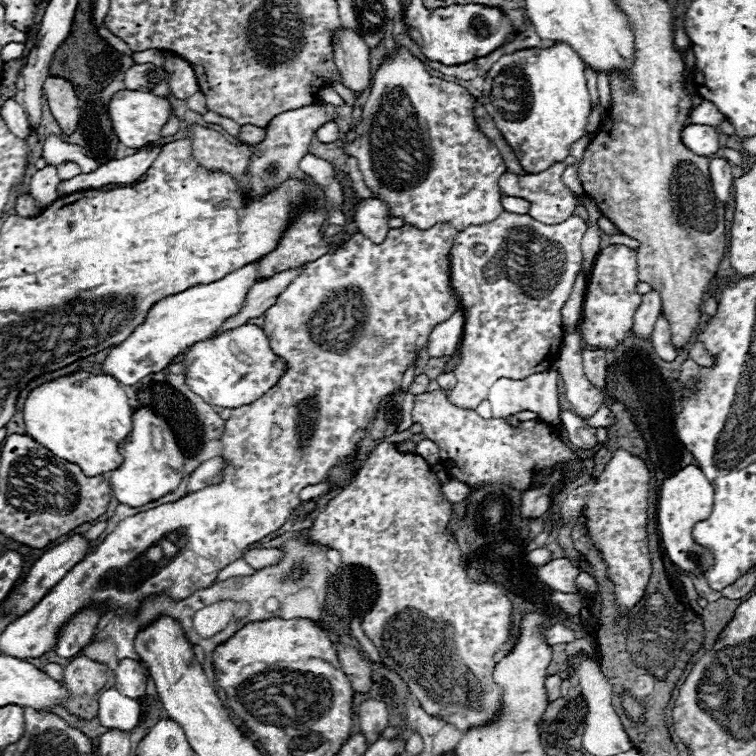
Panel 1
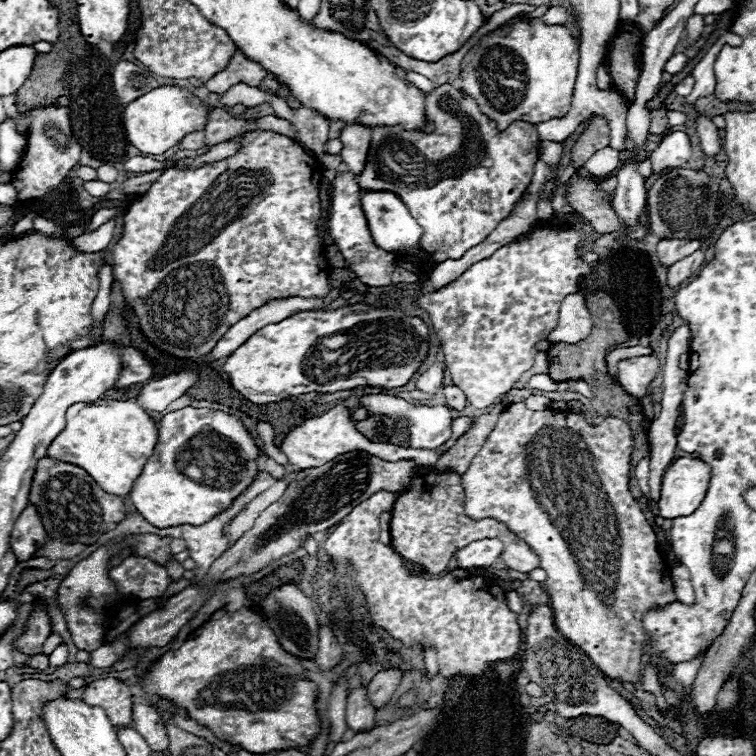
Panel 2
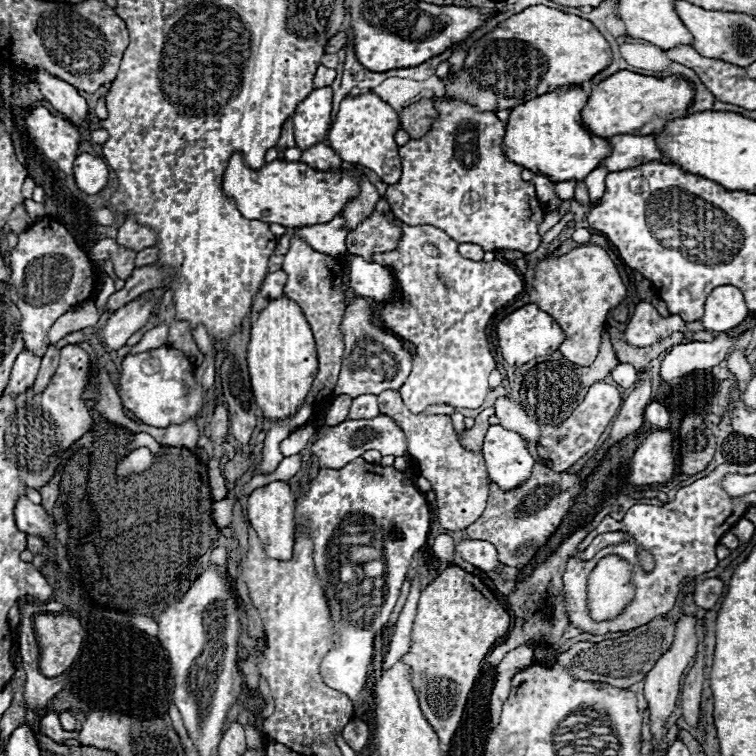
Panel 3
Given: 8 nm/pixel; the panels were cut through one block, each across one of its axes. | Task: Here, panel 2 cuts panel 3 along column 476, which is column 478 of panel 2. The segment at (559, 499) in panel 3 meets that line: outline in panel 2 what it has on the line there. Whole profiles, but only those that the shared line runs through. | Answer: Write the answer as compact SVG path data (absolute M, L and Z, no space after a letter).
M416 466L412 486L398 494L392 508L392 520L390 520L392 548L404 560L420 564L428 574L440 574L446 570L448 562L452 560L452 554L462 546L478 538L498 538L504 544L500 558L508 568L528 574L530 570L540 566L540 560L530 550L530 546L522 542L514 532L510 532L506 524L494 518L482 518L482 520L468 518L464 512L464 500L466 492L462 486L462 476L458 472L454 470L438 472L436 468Z

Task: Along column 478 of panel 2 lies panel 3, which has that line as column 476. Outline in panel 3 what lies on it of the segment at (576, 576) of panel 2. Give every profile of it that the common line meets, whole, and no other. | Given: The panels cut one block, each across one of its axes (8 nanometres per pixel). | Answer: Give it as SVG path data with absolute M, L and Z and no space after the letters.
M396 390L380 392L378 406L382 414L390 414L390 418L394 418L398 426L404 430L408 438L410 456L418 462L420 474L430 480L432 490L436 492L436 500L438 500L438 522L446 530L456 532L456 530L468 528L474 520L478 520L480 514L484 512L486 498L488 498L488 484L490 484L482 452L466 450L460 444L450 416L410 414L410 410L406 410Z

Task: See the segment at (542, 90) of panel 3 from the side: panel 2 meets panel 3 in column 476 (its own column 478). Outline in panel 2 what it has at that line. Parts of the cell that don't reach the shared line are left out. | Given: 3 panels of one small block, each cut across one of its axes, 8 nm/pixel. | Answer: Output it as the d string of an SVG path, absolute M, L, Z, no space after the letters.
M516 18L508 28L486 34L478 44L474 44L474 48L466 54L460 66L462 92L466 92L476 100L480 112L492 118L498 124L498 130L506 130L514 120L526 120L530 124L538 124L562 116L568 112L572 102L580 62L580 50L576 38L572 38L570 32L560 24L550 26L544 24L540 18L534 20L536 22L530 22L528 18Z

